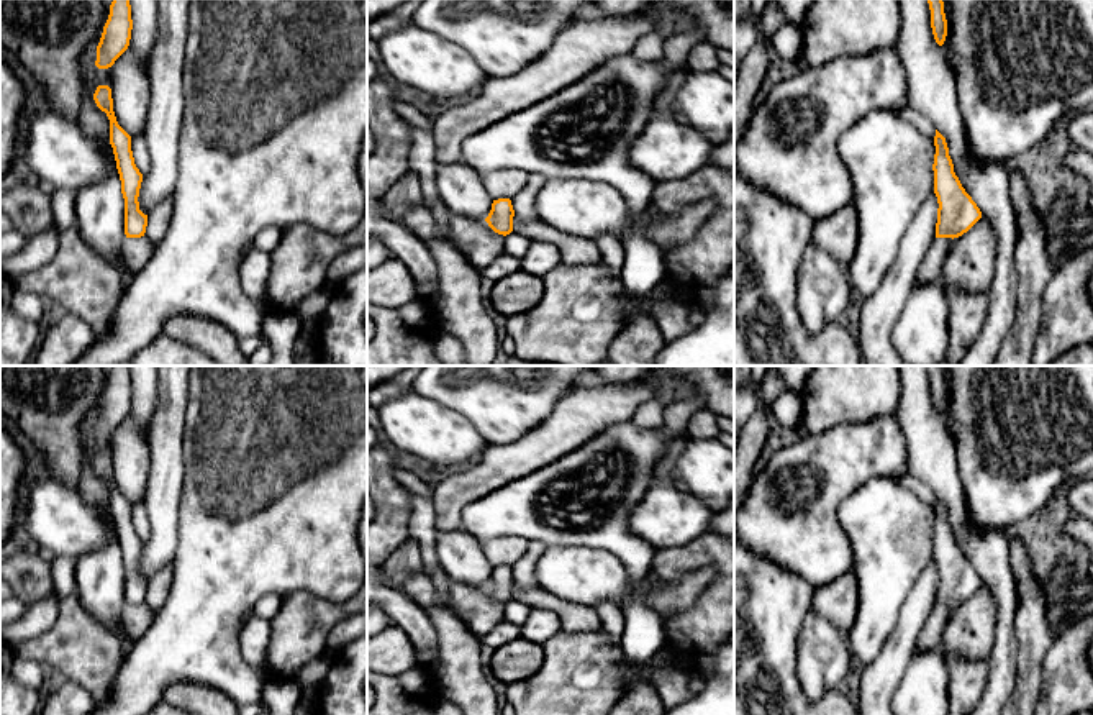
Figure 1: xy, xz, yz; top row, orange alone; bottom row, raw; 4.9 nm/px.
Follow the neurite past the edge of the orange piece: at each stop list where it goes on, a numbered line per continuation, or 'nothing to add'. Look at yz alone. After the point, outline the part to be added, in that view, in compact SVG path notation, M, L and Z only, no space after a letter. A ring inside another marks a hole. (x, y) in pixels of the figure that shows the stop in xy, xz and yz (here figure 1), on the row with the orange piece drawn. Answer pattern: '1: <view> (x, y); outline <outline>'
nothing to add

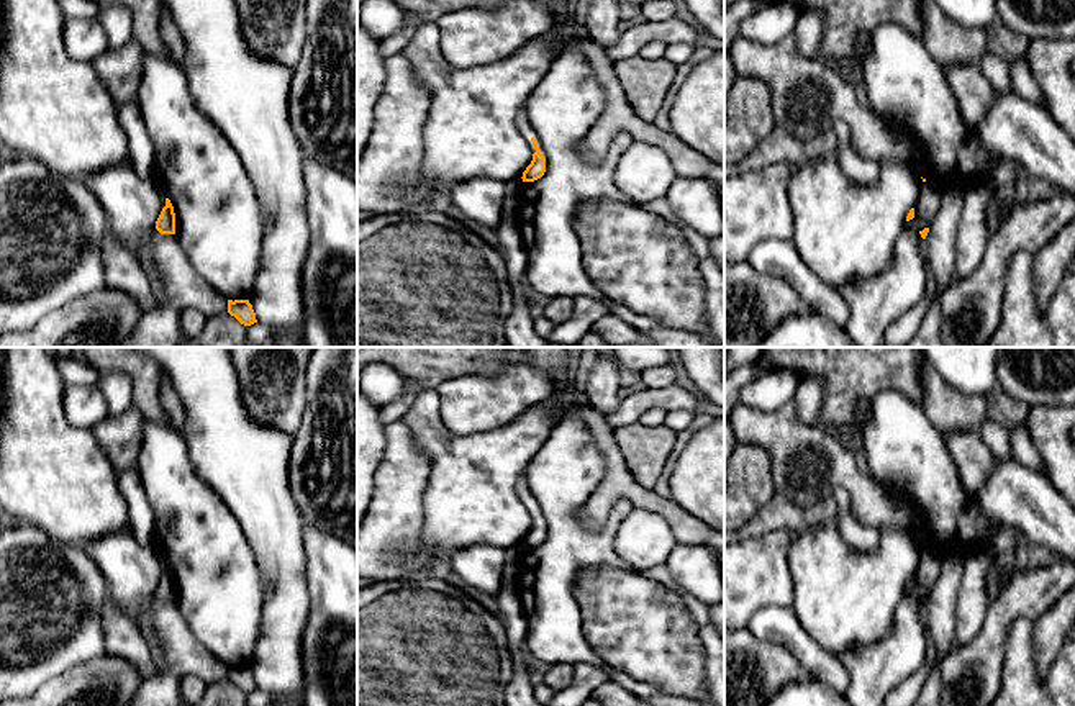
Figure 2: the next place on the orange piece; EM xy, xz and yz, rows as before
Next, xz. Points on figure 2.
1: xz (523, 123); outline M523 105L519 108L518 116L516 116L516 124L518 124L521 136L528 141L531 152L533 154L536 152L533 141L531 141L534 138L538 141L538 146L539 146L538 151L546 157L544 147L539 141L539 136L536 134L536 131L533 129L531 123L529 123L526 105Z

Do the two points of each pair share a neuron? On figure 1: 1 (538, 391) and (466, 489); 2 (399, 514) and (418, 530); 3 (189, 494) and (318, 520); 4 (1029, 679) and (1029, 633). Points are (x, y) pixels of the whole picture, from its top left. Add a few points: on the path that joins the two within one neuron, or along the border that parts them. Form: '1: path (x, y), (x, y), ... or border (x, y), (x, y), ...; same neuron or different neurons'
1: border (533, 427), (515, 440), (489, 443); different neurons
2: border (412, 492), (408, 537); different neurons
3: path (215, 528), (284, 530); same neuron
4: path (1029, 668), (1029, 645); same neuron

